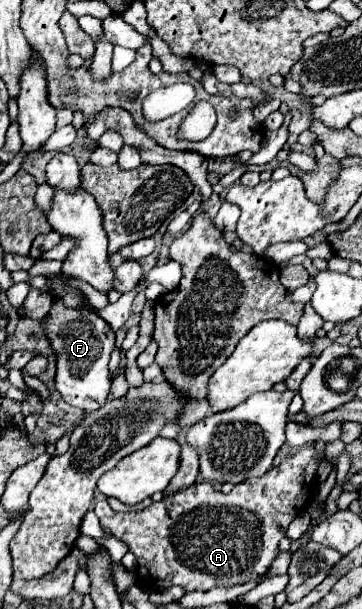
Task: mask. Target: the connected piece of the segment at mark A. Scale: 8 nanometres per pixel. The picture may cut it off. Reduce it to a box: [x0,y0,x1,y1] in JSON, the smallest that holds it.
[95,448,317,592]

